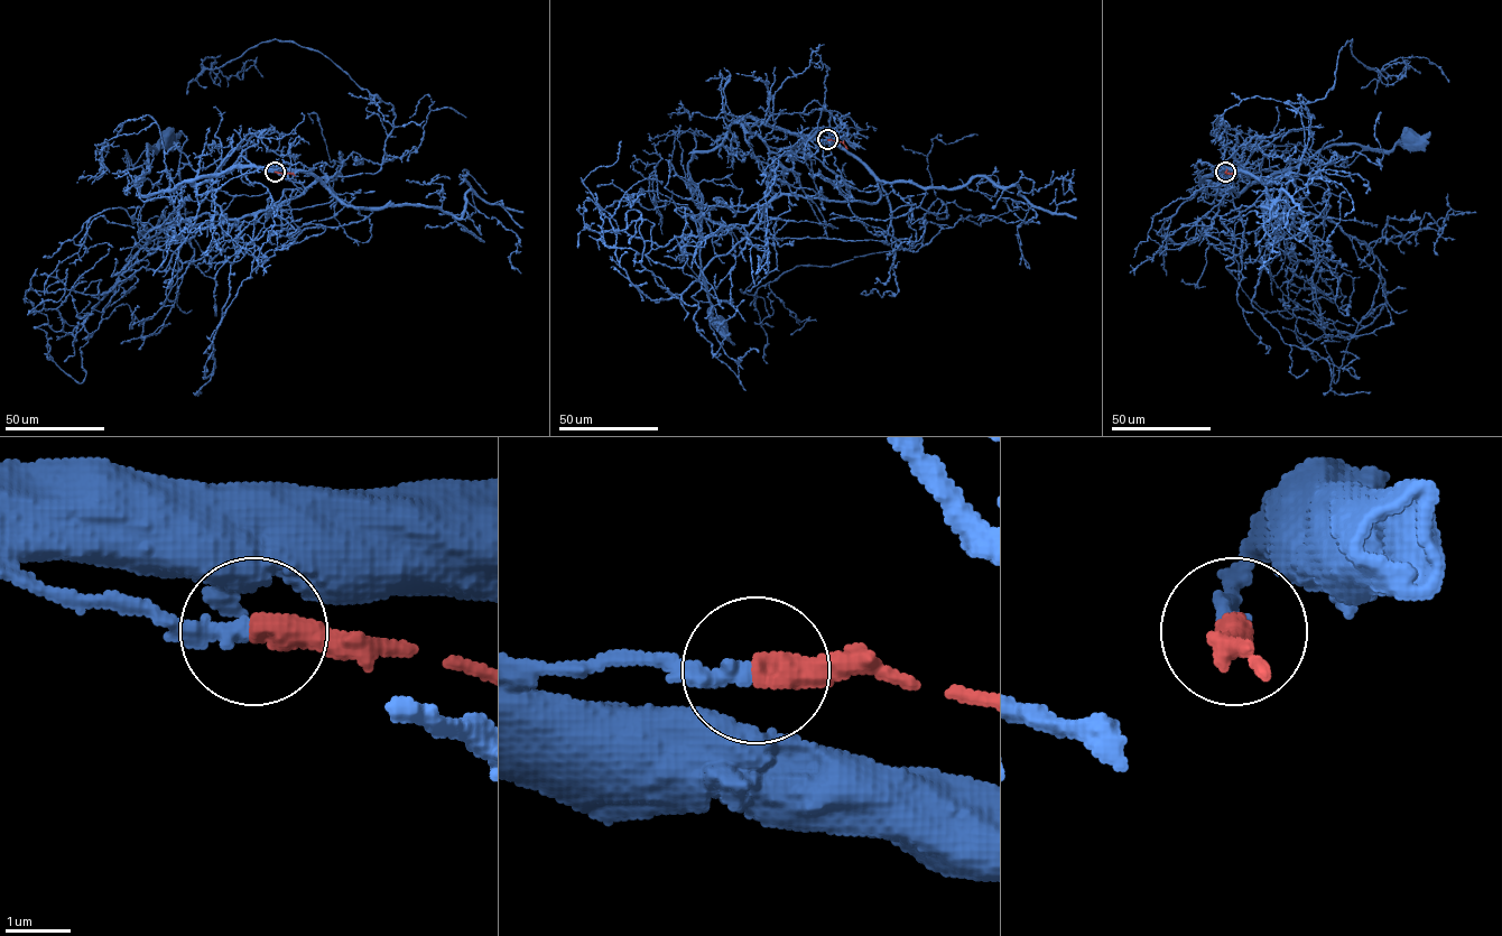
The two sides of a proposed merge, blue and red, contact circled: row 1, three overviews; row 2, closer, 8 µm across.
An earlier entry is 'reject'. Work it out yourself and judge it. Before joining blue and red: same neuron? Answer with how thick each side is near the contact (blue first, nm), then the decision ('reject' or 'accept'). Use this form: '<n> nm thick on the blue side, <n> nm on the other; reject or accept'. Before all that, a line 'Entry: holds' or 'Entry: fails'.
Entry: fails
220 nm thick on the blue side, 460 nm on the other; accept

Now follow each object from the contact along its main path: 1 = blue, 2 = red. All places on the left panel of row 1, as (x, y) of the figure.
1: (275, 172), (237, 167), (140, 194), (135, 182), (149, 170), (147, 145), (157, 150), (159, 140), (168, 136)
2: (275, 172), (294, 175)

